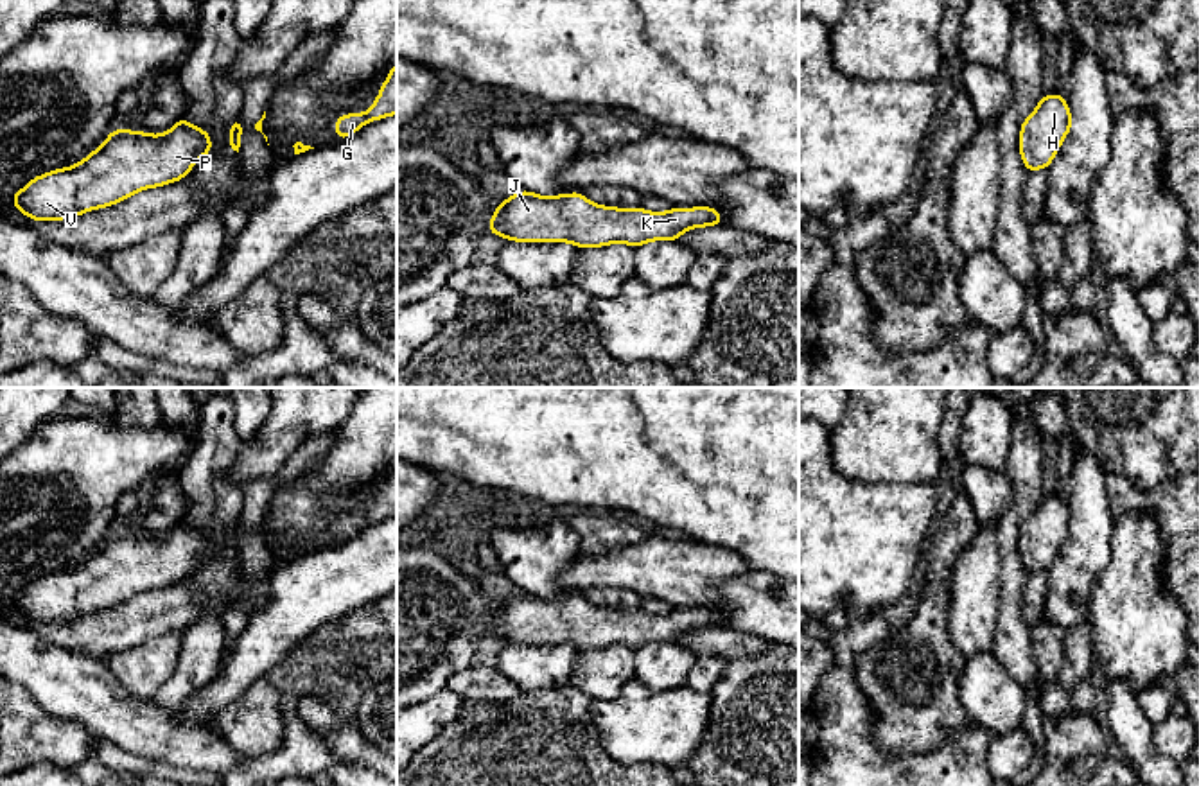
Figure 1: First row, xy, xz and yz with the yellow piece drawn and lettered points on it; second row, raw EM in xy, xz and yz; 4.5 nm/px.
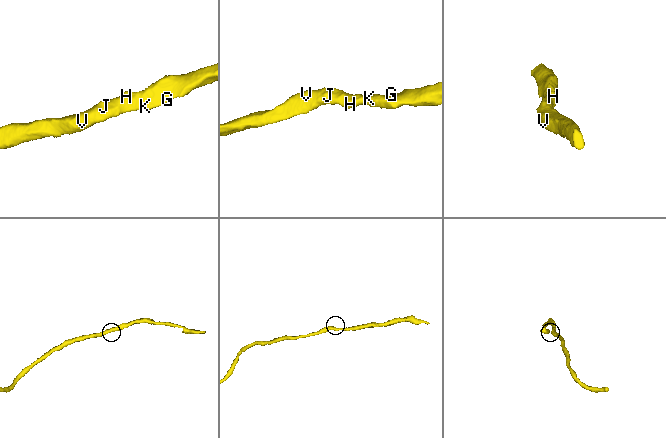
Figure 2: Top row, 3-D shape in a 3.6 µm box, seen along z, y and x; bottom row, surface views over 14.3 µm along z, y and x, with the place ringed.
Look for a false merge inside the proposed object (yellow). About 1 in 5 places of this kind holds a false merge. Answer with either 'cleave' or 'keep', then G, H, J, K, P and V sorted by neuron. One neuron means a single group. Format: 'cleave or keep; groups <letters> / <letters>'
keep; groups G H J K P V

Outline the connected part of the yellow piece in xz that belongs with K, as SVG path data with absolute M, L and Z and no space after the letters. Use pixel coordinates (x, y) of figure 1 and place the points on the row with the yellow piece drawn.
M528 190L497 205L488 233L515 242L569 242L601 248L614 242L639 248L653 240L678 240L693 228L718 226L722 214L711 206L648 212L589 201L582 192L540 196Z

